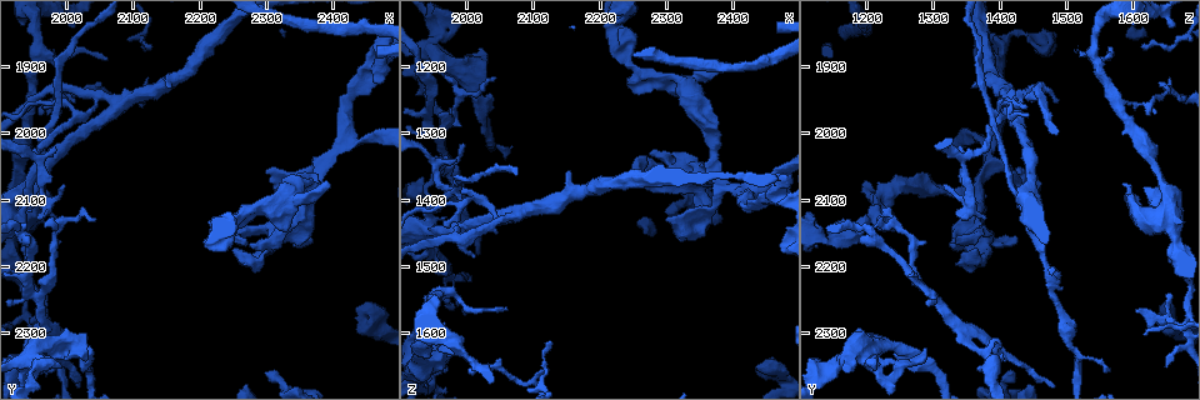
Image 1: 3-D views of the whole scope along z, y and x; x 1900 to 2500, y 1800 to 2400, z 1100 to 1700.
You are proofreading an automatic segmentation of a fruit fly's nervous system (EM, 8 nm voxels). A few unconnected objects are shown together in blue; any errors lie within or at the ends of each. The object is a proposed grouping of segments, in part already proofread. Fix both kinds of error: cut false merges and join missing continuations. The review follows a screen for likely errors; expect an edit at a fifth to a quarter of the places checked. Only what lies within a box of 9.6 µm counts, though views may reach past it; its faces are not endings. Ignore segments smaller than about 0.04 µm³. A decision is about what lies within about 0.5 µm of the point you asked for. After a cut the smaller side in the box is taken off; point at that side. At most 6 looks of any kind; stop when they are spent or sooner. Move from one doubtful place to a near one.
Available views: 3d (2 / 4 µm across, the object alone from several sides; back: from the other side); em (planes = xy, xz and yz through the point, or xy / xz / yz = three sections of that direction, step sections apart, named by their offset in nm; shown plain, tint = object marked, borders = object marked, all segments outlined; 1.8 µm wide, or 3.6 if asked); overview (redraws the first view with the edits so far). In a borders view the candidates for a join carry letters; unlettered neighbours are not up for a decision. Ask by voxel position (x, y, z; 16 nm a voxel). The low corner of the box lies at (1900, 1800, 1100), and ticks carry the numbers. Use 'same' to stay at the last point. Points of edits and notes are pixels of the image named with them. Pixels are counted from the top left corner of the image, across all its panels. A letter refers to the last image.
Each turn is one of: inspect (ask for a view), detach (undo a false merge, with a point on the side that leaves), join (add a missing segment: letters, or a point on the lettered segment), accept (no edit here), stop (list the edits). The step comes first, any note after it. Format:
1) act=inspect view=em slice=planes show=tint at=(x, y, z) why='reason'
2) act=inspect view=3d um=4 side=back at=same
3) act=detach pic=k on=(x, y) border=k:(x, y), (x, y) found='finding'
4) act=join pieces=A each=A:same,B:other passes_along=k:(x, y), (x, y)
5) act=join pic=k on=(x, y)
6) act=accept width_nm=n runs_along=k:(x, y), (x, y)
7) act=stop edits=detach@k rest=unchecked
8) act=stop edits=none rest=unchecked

act=inspect view=3d um=2 at=(2460, 1900, 1400) why='sharp bend'

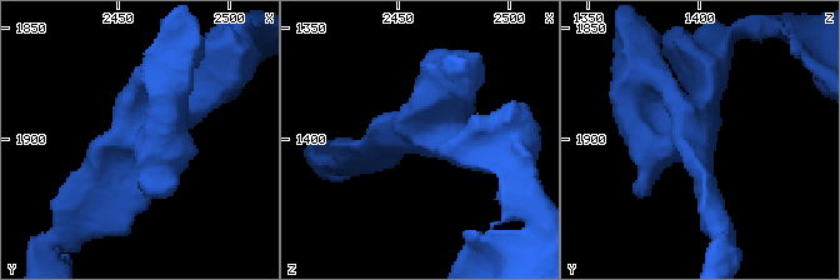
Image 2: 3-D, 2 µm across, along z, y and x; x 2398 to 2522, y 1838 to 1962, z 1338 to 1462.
act=inspect view=em slice=planes show=borders at=(2464, 1901, 1398)

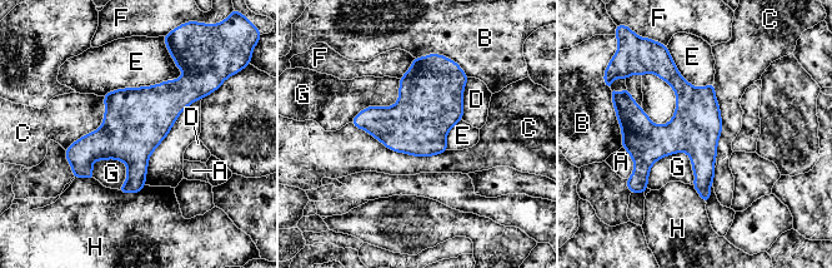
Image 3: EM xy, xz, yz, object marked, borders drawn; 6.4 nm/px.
act=accept each=A:other,B:other,C:other,D:other,E:other,F:other,G:other,H:other border=3:(690, 155), (657, 159), (646, 187) found='all the same neuron'

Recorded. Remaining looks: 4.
act=inspect view=3d um=4 at=(2390, 2075, 1205) why='branch stops here'

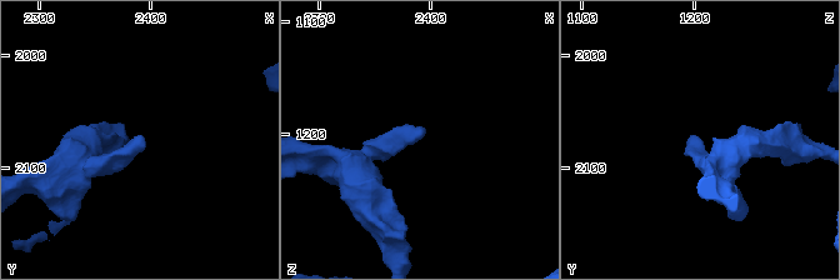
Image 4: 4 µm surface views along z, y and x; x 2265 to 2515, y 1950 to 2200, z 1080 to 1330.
act=inspect view=em slice=planes show=borders at=(2388, 2070, 1206) why='now the EM'

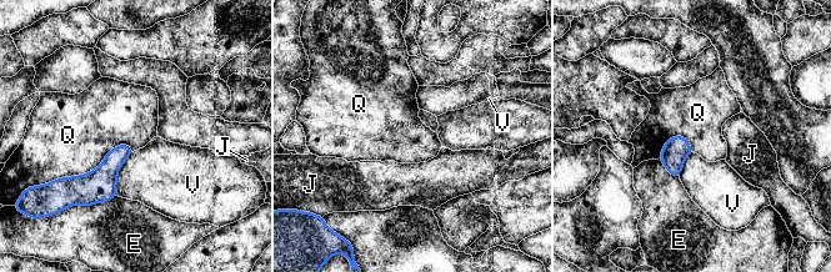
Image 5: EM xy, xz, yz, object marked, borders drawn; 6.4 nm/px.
act=accept each=E:other,J:other,Q:other,V:other border=5:(133, 150), (58, 179) found='none of them fits'

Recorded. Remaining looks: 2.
act=stop edits=none rest=unchecked

